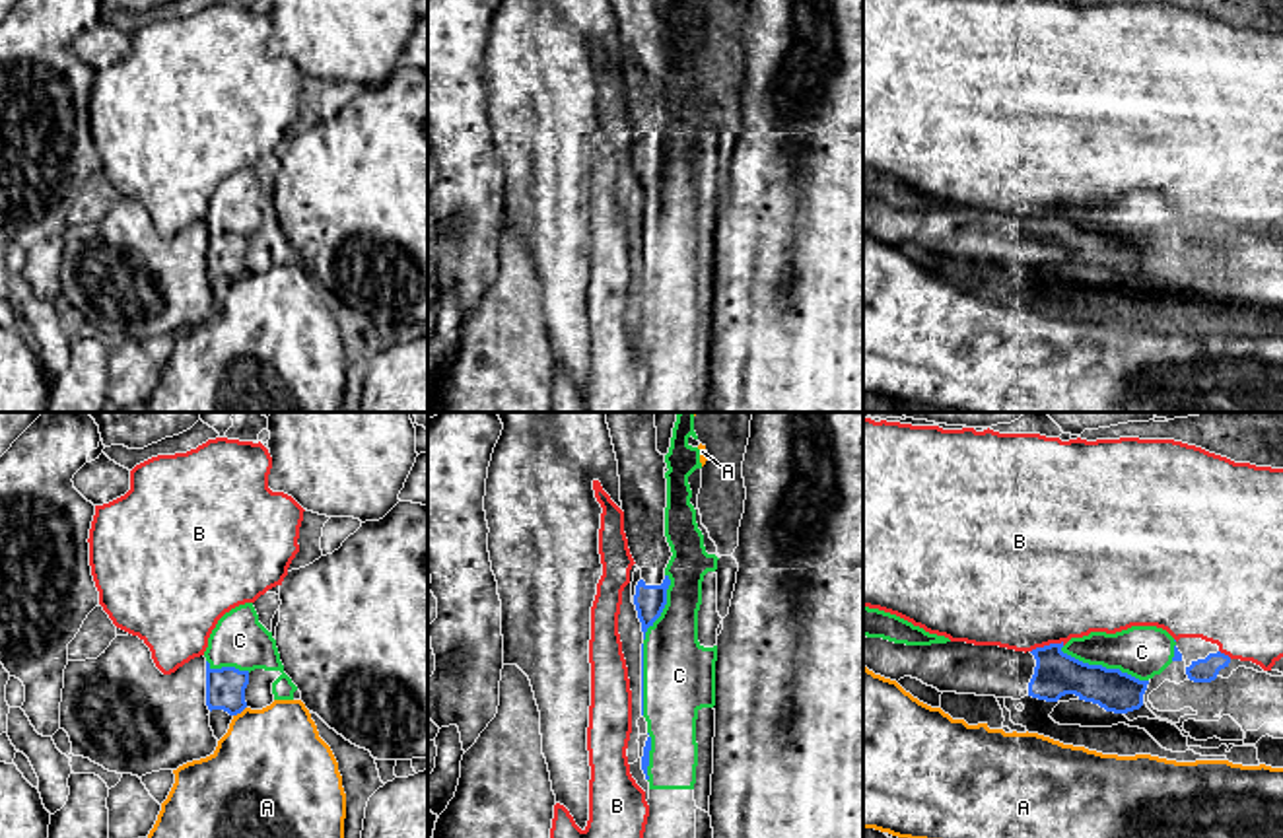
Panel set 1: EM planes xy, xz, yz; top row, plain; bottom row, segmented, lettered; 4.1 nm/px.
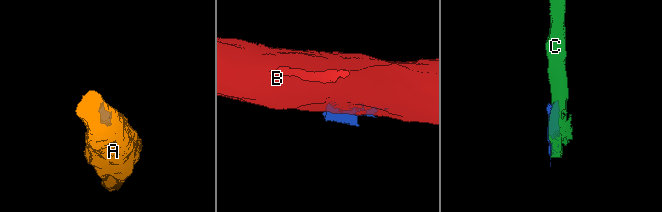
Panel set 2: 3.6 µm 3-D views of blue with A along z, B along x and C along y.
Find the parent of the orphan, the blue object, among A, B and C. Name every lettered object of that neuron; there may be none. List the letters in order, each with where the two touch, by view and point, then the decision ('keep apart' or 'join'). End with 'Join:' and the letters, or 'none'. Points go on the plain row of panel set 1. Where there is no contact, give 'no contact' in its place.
A: xy (240, 277) | keep apart
B: yz (1046, 210) | keep apart
C: yz (1105, 232) | keep apart
Join: none

